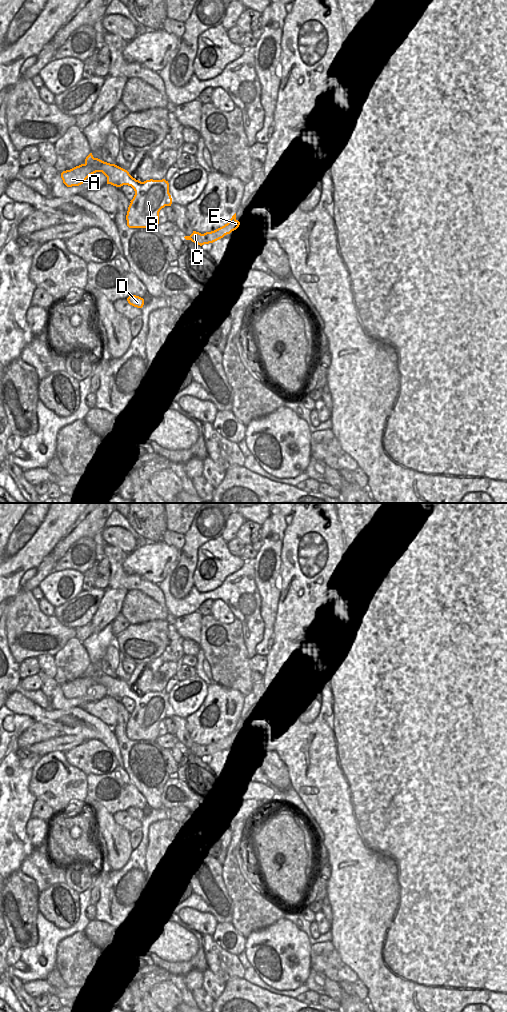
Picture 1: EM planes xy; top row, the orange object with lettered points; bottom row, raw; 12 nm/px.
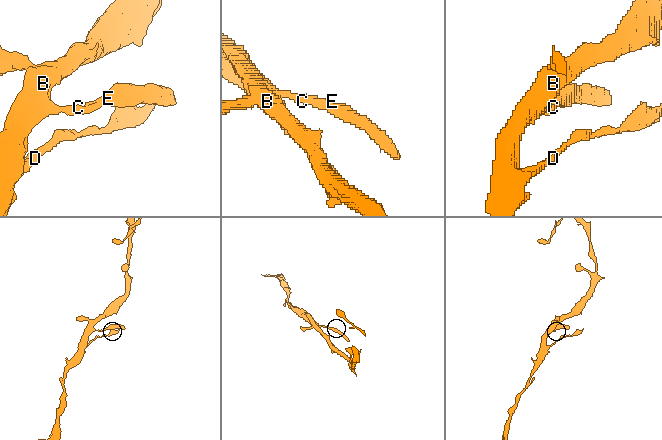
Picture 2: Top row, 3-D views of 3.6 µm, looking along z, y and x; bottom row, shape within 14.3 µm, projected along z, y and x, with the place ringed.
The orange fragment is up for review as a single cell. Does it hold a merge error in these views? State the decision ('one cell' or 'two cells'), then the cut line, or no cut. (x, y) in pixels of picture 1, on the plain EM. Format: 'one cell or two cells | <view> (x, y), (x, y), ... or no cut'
one cell | no cut

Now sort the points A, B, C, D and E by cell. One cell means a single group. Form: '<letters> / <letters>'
A B C D E

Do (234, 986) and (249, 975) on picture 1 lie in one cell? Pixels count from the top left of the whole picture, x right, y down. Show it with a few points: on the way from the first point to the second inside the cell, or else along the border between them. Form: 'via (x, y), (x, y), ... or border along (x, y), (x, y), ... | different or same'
border along (242, 978), (265, 989) | different

